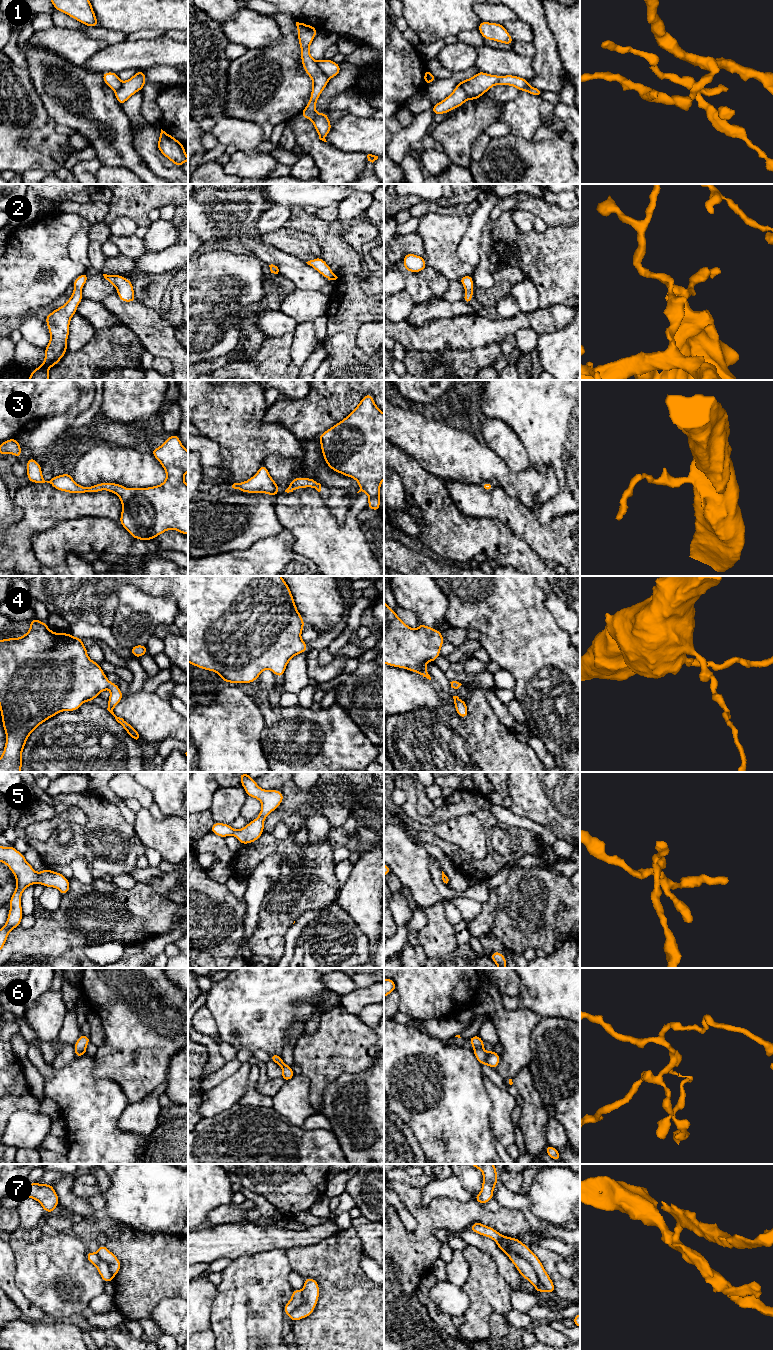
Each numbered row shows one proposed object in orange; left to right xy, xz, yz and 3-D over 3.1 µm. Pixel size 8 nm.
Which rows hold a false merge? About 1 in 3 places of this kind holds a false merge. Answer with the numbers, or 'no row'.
1, 7

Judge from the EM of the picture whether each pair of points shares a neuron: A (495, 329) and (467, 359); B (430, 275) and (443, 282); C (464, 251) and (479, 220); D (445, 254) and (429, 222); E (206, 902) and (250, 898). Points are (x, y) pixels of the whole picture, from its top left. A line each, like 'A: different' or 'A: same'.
A: different
B: same
C: same
D: same
E: different

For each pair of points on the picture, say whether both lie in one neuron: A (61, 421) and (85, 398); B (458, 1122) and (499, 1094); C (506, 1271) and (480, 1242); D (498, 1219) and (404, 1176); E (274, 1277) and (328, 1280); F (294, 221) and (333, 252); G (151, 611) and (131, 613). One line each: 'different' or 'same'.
A: same
B: different
C: same
D: different
E: different
F: same
G: same

